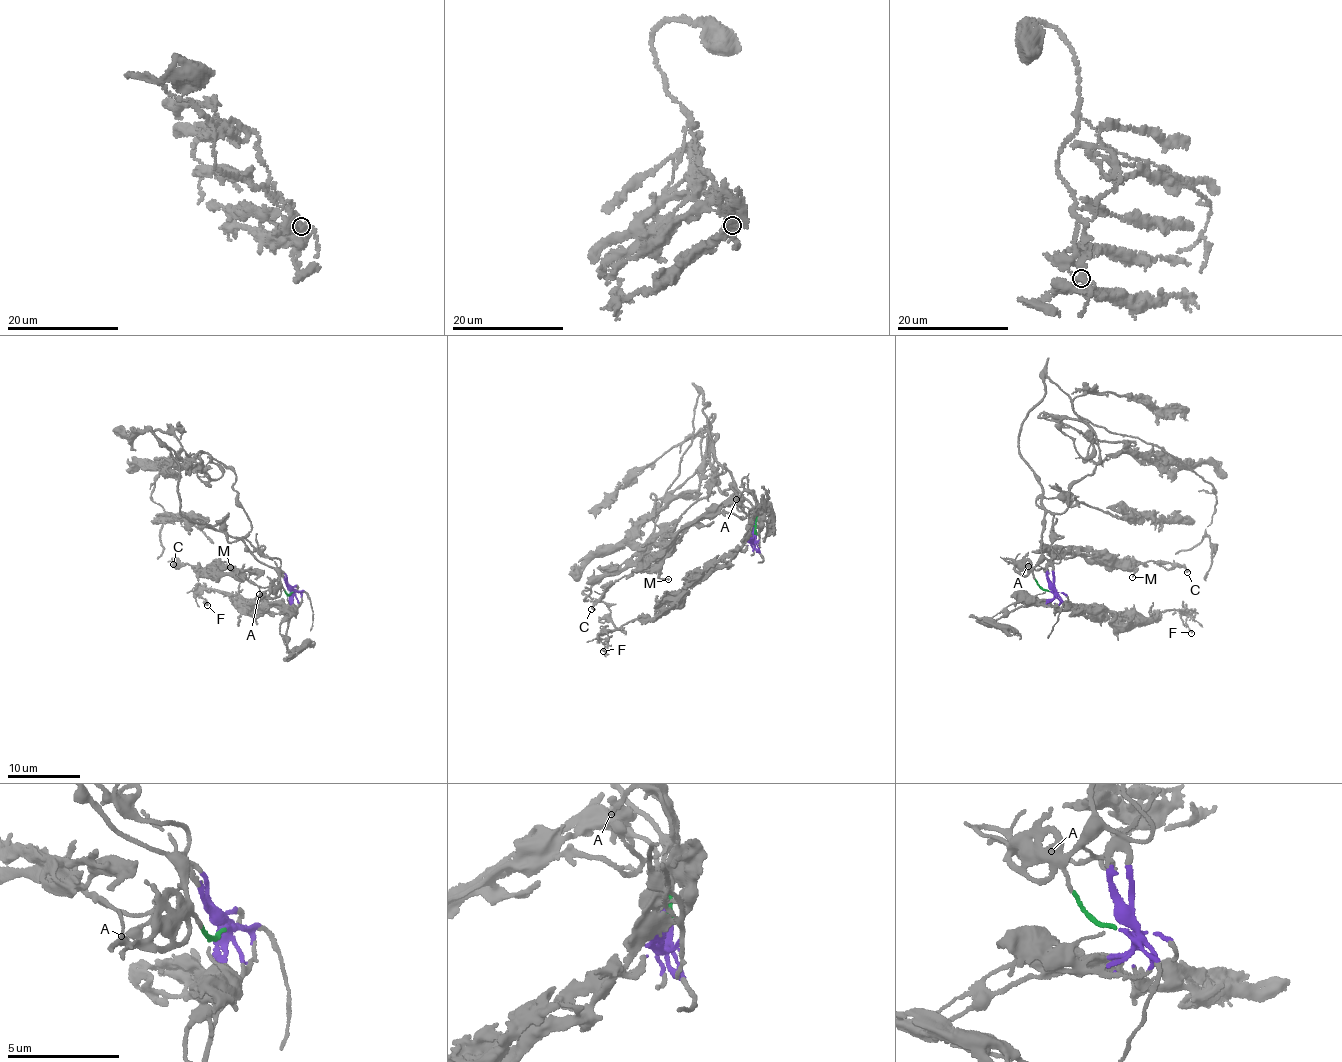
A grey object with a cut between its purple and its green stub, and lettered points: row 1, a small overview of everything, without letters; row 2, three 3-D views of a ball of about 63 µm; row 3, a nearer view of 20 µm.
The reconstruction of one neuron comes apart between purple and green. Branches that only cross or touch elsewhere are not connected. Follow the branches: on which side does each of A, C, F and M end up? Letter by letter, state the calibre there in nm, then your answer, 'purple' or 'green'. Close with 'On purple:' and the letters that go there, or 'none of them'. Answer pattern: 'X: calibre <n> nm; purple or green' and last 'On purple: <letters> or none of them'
A: calibre 160 nm; green
C: calibre 190 nm; green
F: calibre 150 nm; purple
M: calibre 130 nm; green
On purple: F

